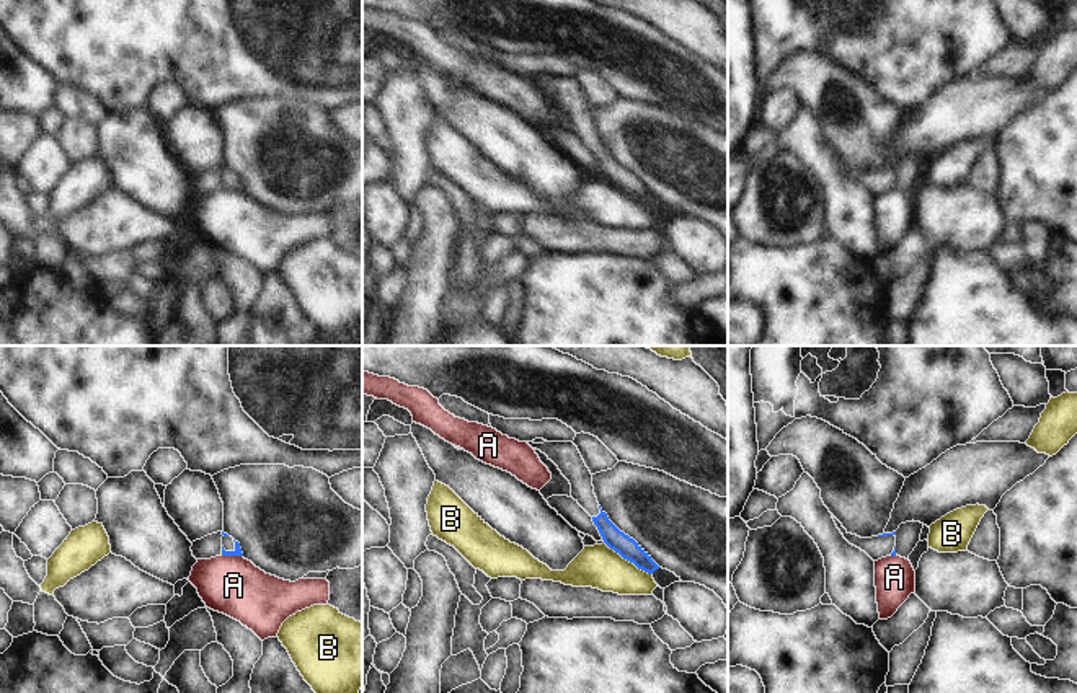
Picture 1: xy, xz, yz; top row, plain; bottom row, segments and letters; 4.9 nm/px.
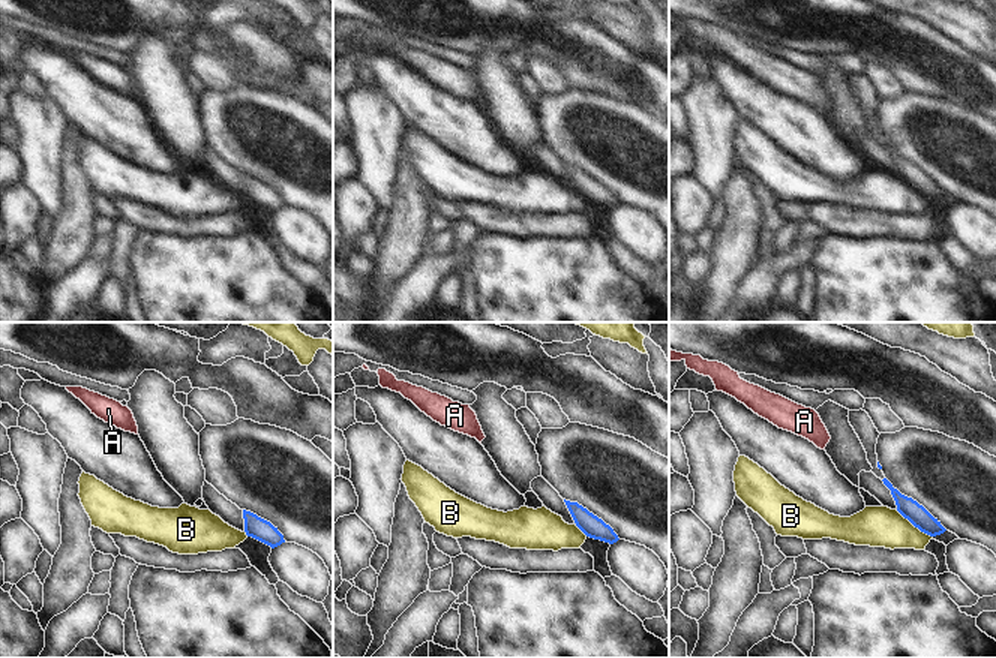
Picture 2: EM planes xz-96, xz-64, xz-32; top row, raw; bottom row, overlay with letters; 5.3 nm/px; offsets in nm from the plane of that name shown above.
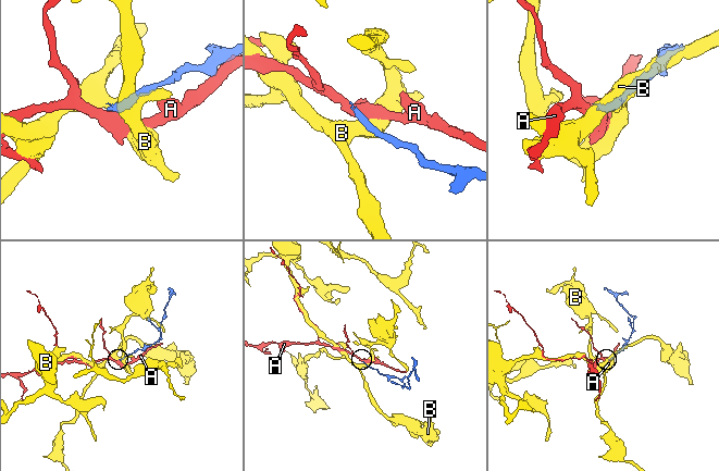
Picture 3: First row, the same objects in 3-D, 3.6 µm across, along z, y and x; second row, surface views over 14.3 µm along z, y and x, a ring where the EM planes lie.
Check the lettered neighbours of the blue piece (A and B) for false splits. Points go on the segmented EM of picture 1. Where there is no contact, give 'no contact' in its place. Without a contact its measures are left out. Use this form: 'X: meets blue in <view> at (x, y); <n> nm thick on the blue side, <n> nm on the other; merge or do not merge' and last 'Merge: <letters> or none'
A: meets blue in xy at (232, 555); 40 nm thick on the blue side, 300 nm on the other; do not merge
B: meets blue in xz at (629, 560); 100 nm thick on the blue side, 220 nm on the other; do not merge
Merge: none

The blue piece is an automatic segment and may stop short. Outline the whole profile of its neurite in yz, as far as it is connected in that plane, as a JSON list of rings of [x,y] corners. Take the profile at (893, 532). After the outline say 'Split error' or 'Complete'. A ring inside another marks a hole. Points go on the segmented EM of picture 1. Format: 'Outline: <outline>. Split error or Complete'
Outline: [[[832,515],[837,528],[840,530],[840,533],[844,535],[844,538],[860,548],[862,551],[865,551],[873,561],[878,561],[881,558],[886,556],[896,556],[896,532],[893,533],[883,533],[878,536],[871,536],[871,538],[860,538],[857,535],[849,533],[842,523]]]. Split error

